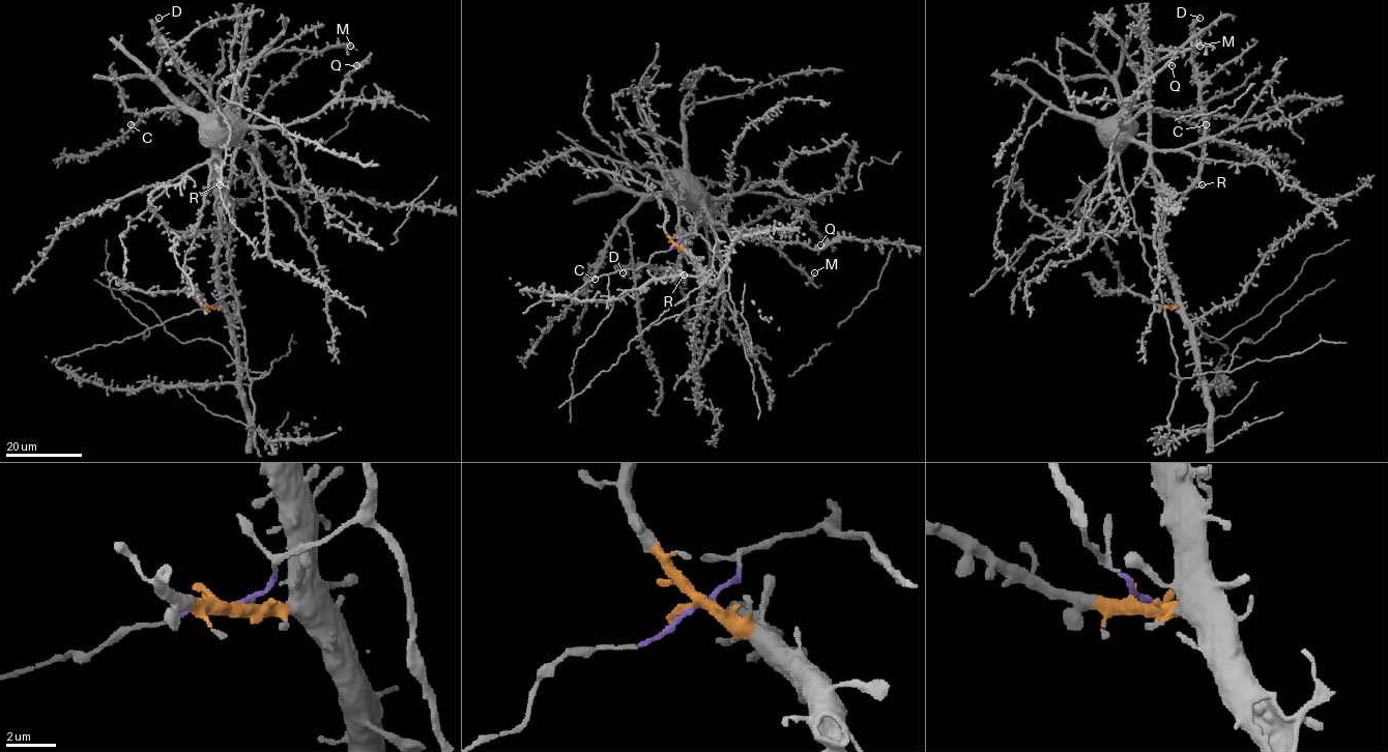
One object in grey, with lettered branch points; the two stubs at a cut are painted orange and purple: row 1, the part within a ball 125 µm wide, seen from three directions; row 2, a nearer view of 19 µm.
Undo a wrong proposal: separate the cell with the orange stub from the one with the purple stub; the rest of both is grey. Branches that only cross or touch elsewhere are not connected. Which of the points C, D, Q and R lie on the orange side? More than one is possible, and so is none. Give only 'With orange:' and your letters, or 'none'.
With orange: D, R

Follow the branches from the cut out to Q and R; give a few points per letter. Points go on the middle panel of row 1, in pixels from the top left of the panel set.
Q: (674, 246), (695, 230), (678, 204), (686, 191), (782, 196), (806, 212), (827, 242), (819, 244)
R: (673, 246), (683, 250), (682, 235), (680, 266), (684, 275)

